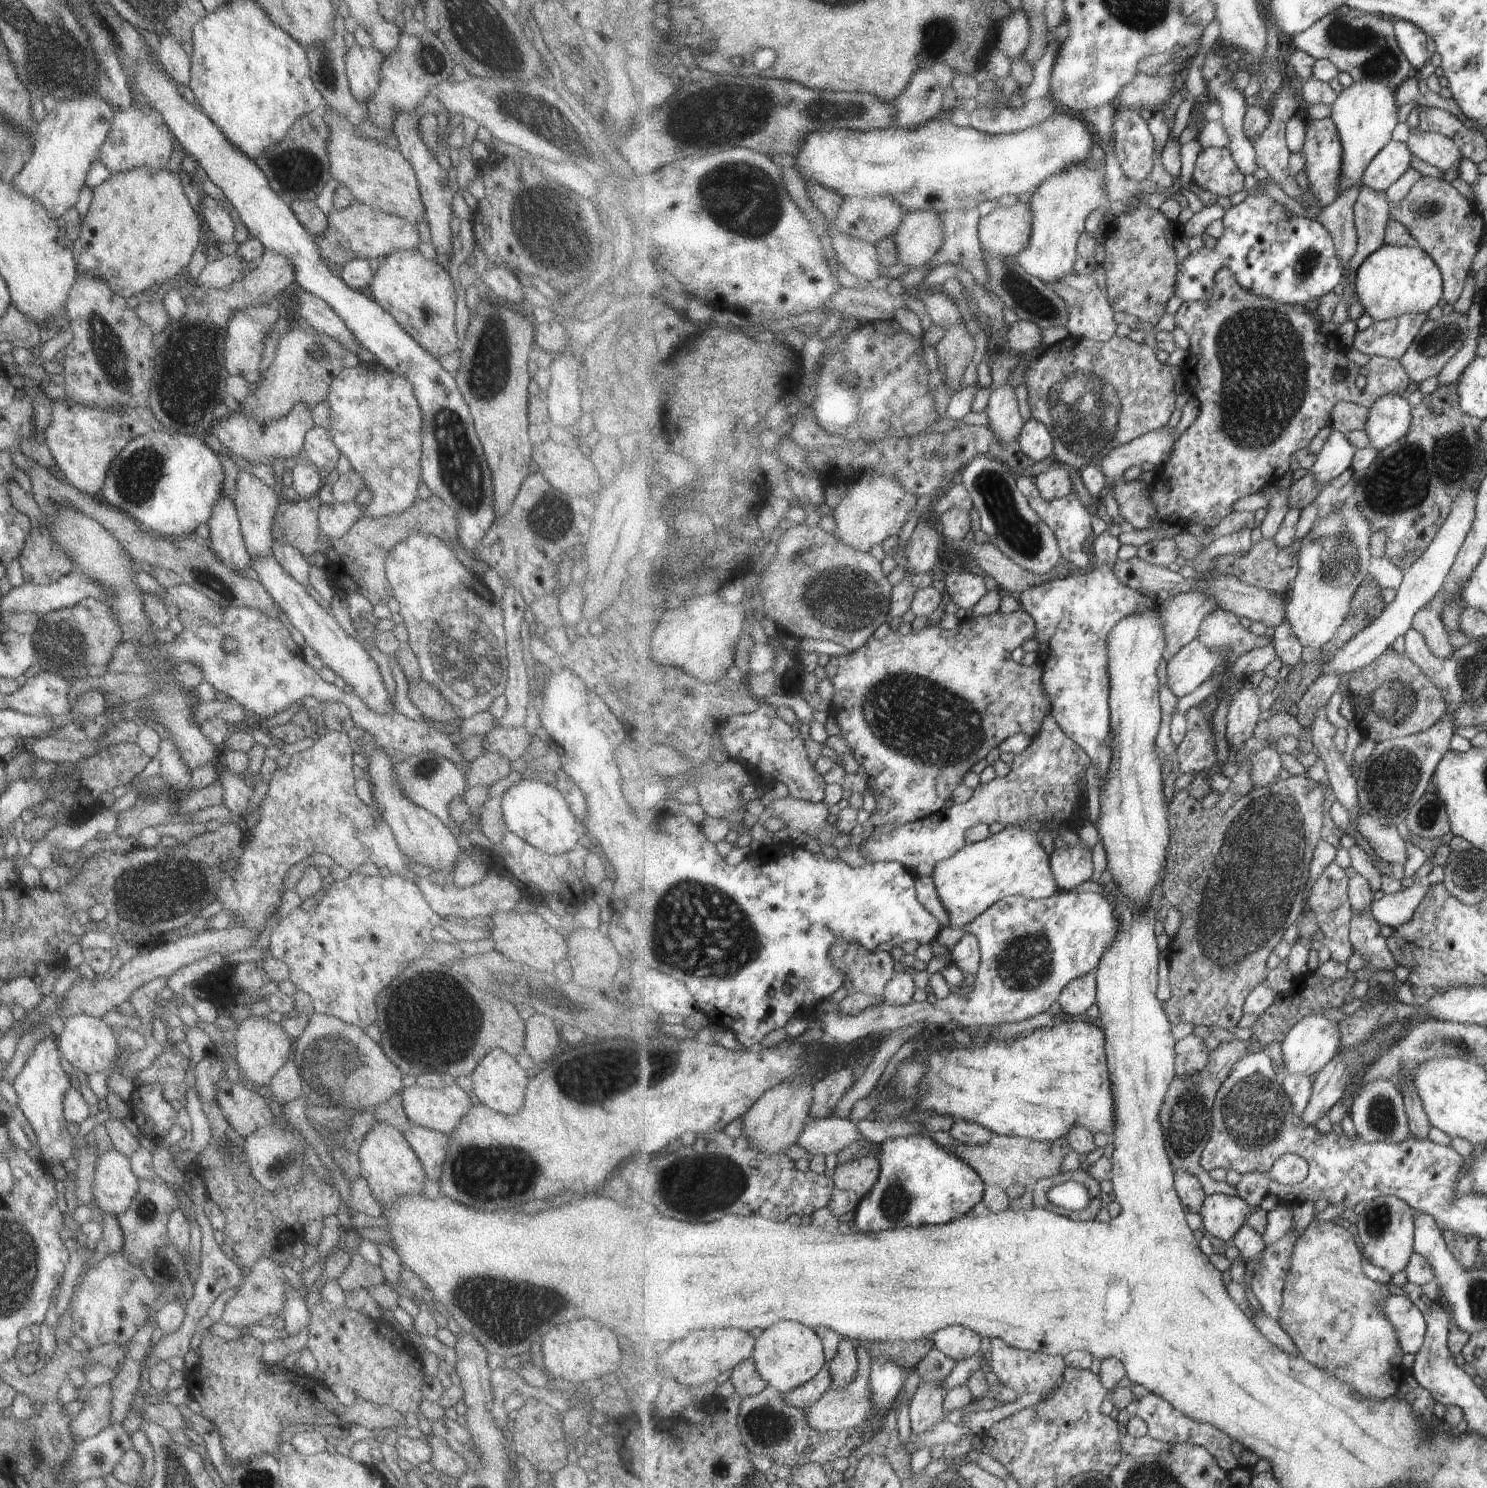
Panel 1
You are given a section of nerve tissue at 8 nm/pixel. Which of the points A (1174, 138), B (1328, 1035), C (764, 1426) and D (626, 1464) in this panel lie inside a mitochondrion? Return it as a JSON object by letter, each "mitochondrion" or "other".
{"A":"other","B":"other","C":"mitochondrion","D":"other"}

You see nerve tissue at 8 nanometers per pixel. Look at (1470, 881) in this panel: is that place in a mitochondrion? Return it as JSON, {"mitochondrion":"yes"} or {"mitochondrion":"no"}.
{"mitochondrion":"yes"}

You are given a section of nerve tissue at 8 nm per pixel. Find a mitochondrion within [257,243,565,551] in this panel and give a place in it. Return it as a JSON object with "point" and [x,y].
{"point":[458,463]}

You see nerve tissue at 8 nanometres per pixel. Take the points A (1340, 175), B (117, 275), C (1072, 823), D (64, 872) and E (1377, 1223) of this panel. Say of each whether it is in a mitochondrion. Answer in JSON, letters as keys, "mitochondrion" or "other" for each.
{"A":"other","B":"other","C":"other","D":"other","E":"mitochondrion"}

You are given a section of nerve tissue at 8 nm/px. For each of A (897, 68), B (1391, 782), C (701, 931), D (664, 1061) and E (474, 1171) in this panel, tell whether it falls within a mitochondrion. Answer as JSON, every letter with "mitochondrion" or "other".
{"A":"other","B":"mitochondrion","C":"mitochondrion","D":"mitochondrion","E":"mitochondrion"}

